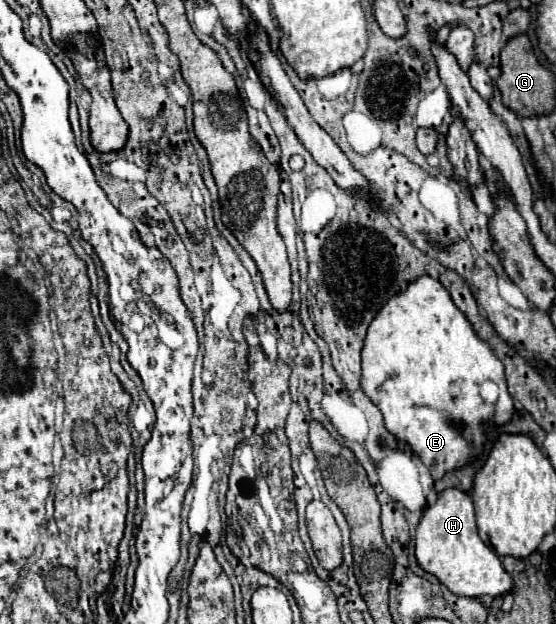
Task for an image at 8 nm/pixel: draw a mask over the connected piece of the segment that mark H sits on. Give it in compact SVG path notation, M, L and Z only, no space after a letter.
M457 488L443 490L437 502L425 508L417 524L415 556L425 572L439 578L439 582L445 584L457 596L481 598L487 594L491 598L497 598L507 594L513 586L513 578L503 568L497 552L487 546L477 534L471 496Z

